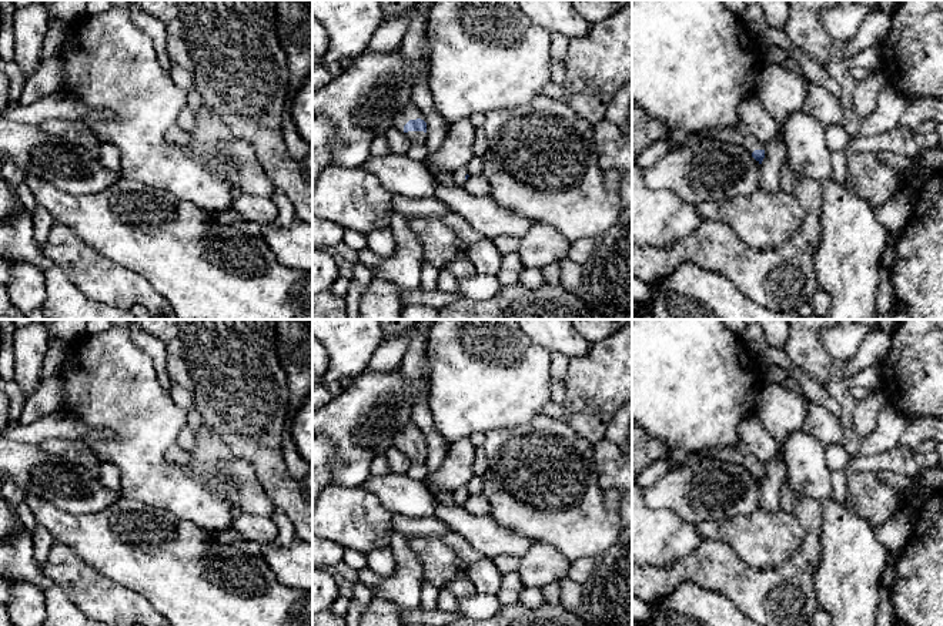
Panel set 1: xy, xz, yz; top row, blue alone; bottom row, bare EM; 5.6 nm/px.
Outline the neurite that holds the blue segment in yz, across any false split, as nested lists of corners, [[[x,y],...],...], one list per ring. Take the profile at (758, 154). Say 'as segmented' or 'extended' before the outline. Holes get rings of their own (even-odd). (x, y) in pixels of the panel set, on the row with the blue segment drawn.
extended; [[[742,125],[735,128],[710,128],[699,131],[705,140],[722,140],[743,147],[752,157],[762,164],[765,158],[765,143],[759,141]]]

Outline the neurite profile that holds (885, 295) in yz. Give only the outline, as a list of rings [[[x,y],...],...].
[[[880,262],[879,268],[880,284],[876,291],[876,319],[892,319],[892,309],[896,302],[896,295],[890,282],[890,268]]]

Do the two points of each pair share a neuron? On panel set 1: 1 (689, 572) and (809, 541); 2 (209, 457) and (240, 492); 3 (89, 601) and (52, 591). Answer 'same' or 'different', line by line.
1: same
2: same
3: different

